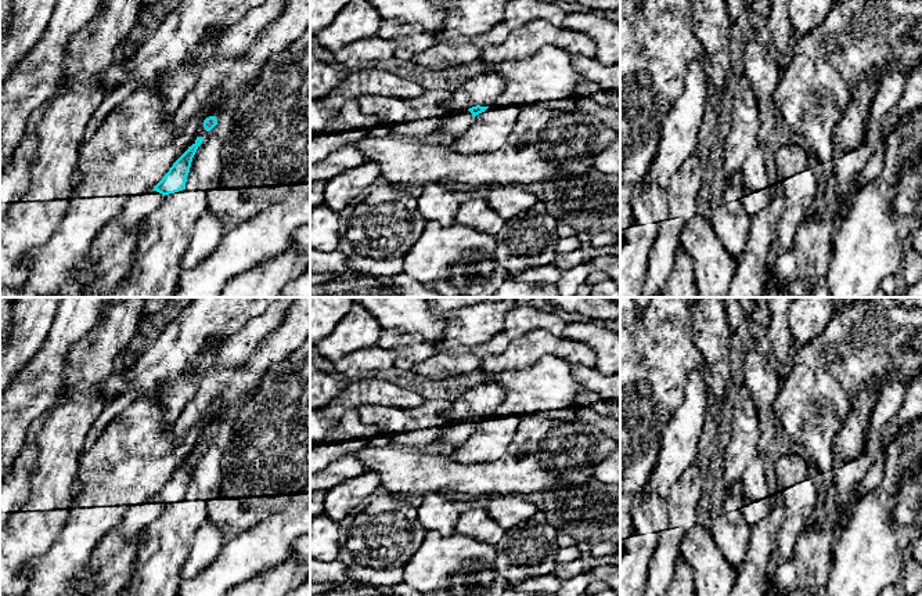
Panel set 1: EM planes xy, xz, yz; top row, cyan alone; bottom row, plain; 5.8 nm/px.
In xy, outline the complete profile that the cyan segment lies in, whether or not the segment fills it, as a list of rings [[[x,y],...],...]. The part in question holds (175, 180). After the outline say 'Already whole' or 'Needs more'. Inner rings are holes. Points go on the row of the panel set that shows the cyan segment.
[[[197,137],[195,142],[173,163],[163,178],[154,187],[138,195],[129,196],[123,209],[115,218],[127,231],[133,230],[154,210],[156,210],[163,196],[186,189],[187,176],[190,173],[192,158],[202,144],[204,138]]]. Needs more

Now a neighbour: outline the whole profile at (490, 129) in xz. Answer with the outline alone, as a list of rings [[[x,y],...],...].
[[[489,106],[451,145],[458,152],[487,152],[501,148],[519,115],[516,106]]]

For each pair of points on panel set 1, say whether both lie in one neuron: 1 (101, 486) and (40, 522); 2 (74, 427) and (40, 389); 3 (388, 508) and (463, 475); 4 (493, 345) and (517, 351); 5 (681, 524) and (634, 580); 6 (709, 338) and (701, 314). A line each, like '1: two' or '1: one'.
1: two
2: two
3: two
4: two
5: two
6: one

